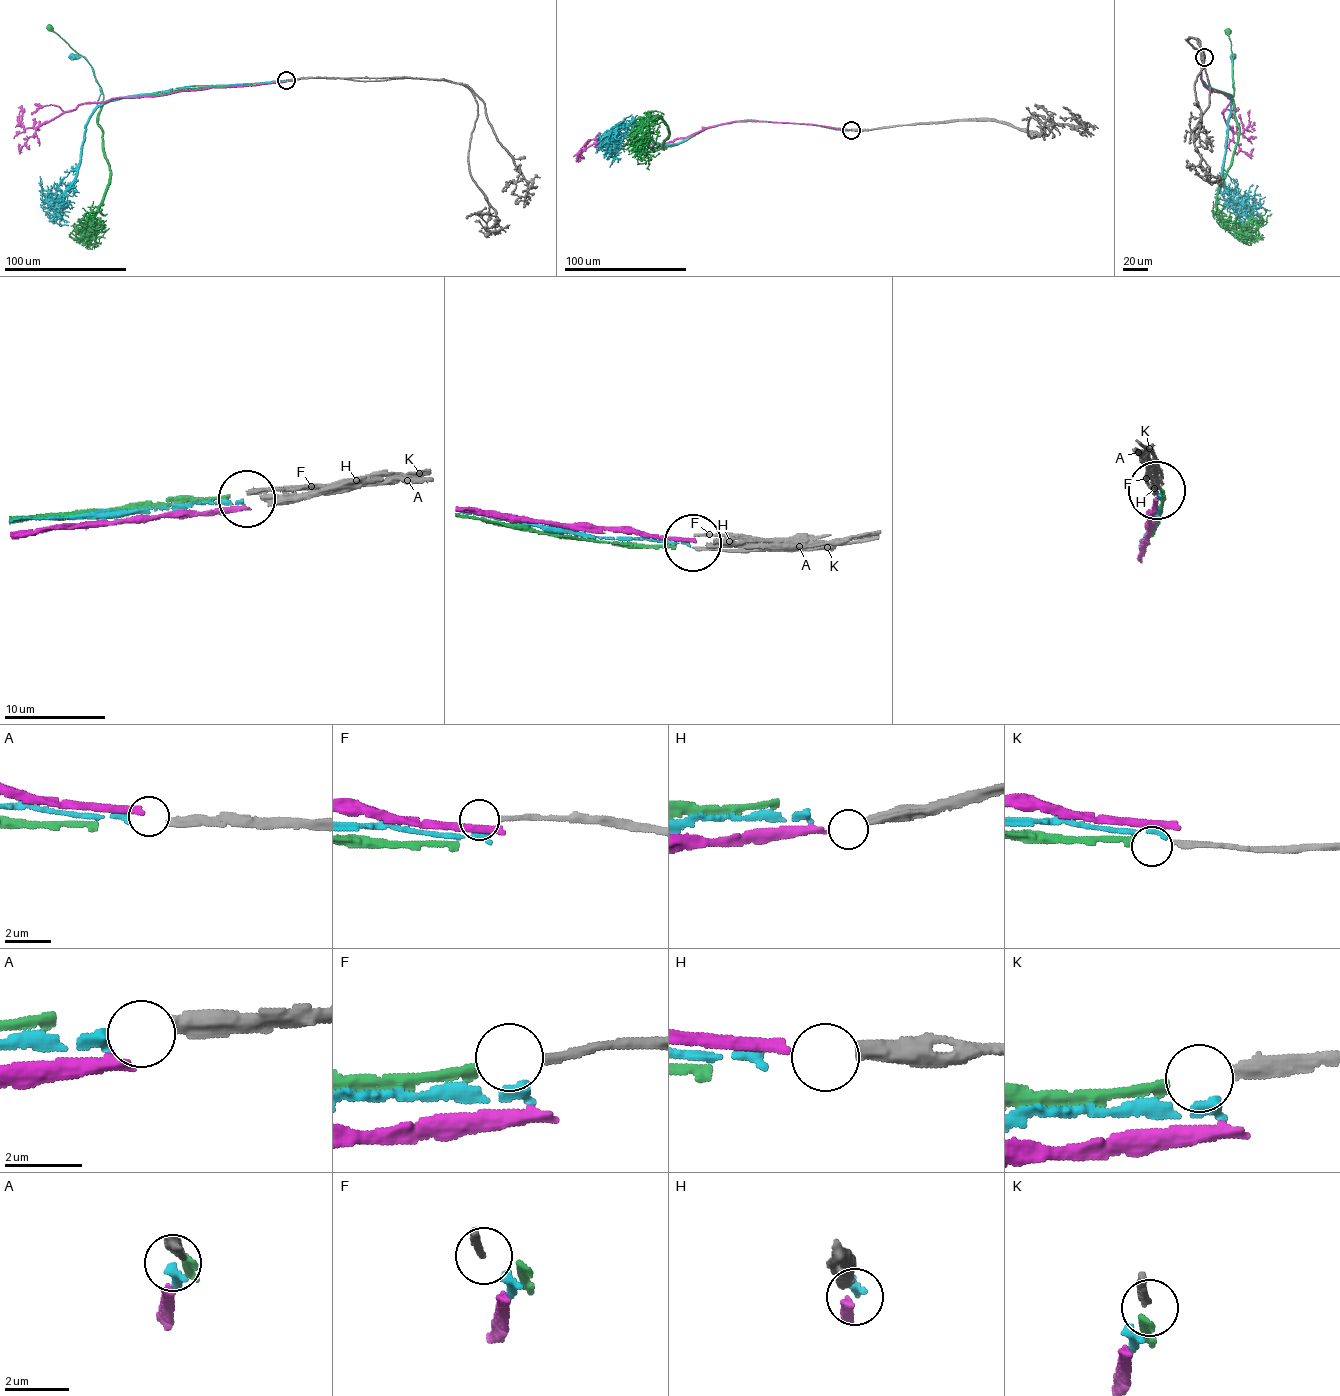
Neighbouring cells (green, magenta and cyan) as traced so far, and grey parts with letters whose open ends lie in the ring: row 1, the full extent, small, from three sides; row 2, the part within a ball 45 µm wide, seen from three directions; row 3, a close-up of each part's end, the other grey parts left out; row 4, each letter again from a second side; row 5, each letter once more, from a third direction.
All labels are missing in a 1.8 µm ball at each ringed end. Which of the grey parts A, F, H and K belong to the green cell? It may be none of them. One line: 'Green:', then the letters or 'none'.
Green: K

